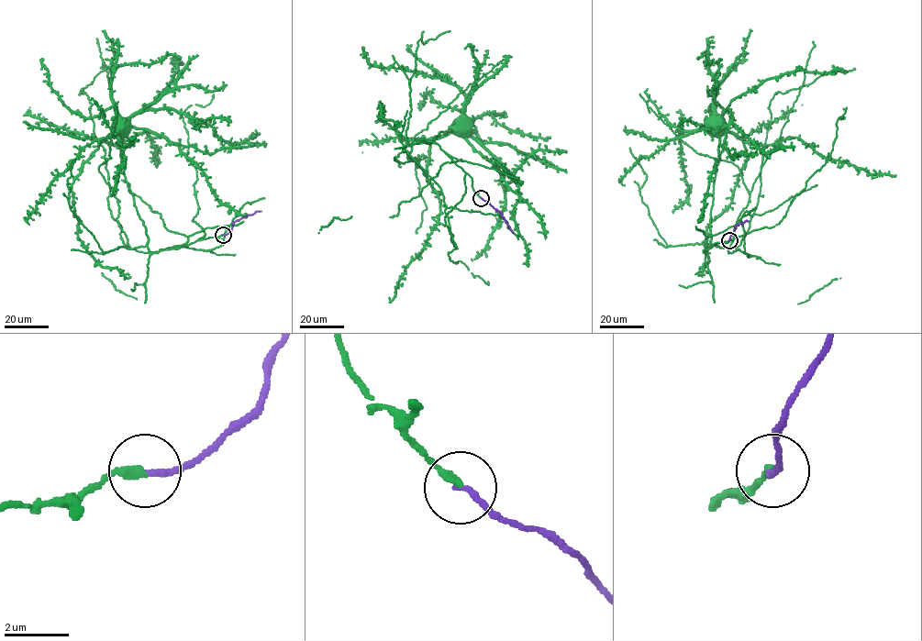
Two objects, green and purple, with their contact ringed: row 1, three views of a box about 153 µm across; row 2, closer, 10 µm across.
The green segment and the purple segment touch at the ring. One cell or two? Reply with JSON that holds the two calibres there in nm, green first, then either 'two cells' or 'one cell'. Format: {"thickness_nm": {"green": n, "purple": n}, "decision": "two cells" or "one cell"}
{"thickness_nm": {"green": 280, "purple": 190}, "decision": "one cell"}

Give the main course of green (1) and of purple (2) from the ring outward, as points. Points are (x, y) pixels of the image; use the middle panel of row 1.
1: (481, 197), (471, 177), (438, 144), (427, 143), (456, 124), (464, 127)
2: (481, 198), (500, 212), (513, 232)

